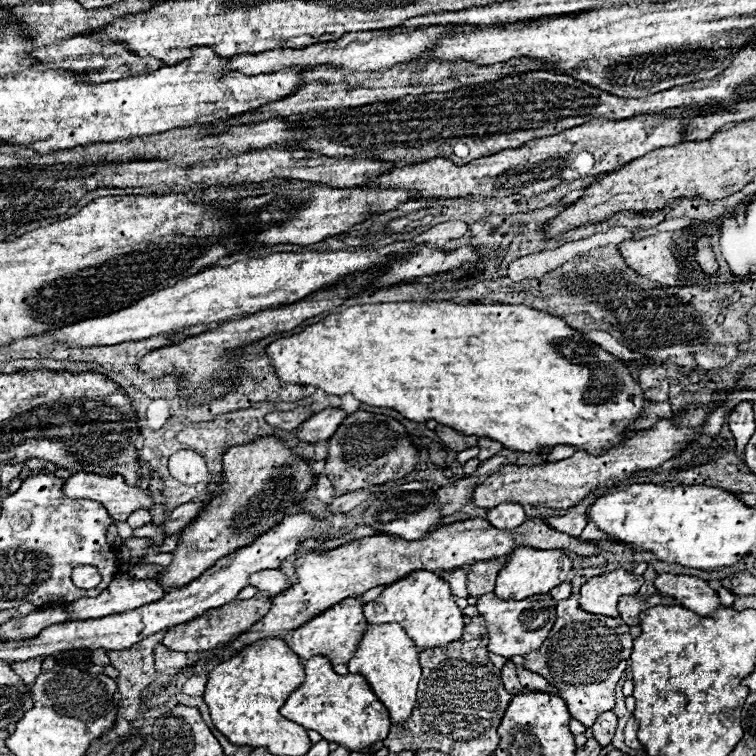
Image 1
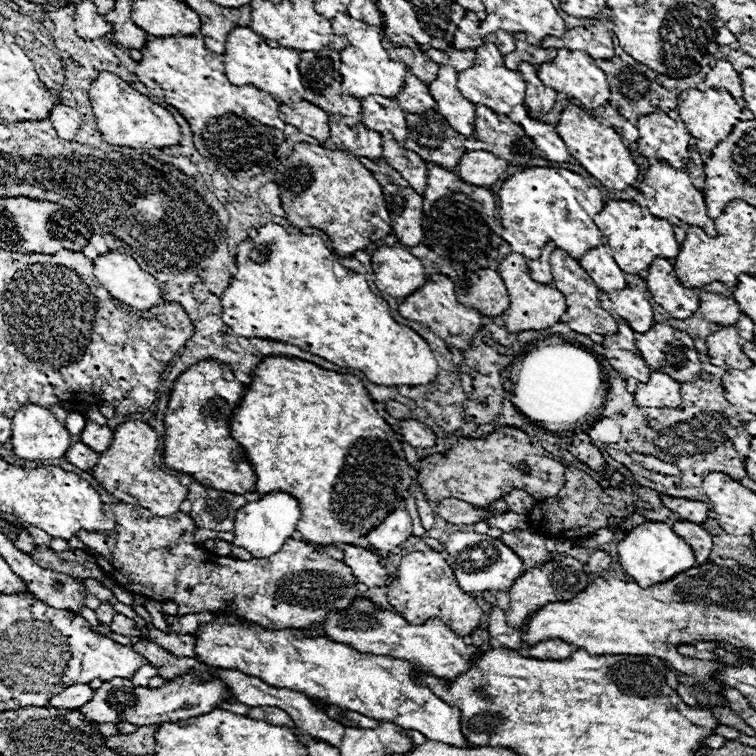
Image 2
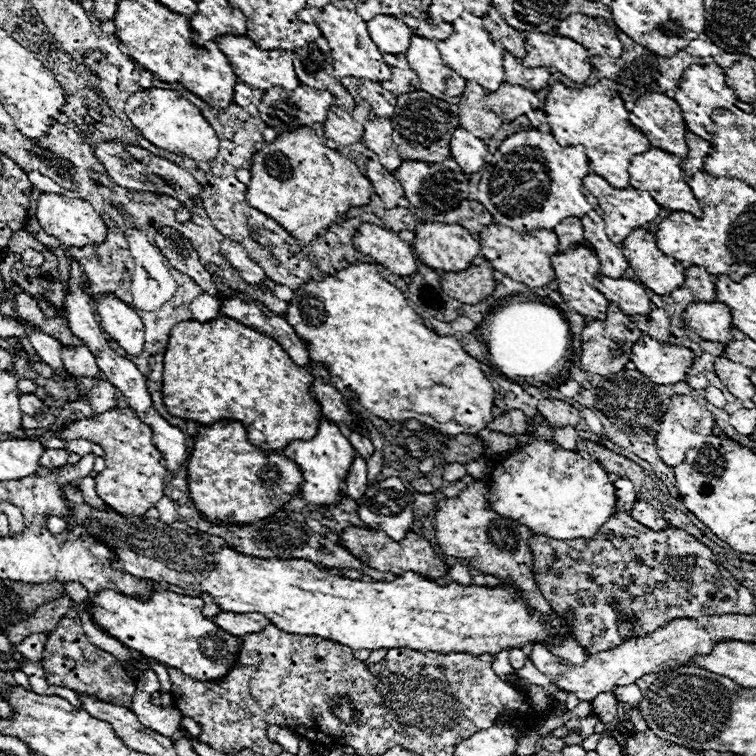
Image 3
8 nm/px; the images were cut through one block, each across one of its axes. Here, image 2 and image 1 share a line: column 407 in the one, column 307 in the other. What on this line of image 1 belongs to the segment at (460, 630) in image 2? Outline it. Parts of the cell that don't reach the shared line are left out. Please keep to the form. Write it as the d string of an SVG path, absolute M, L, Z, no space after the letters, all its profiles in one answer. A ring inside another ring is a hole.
M542 516L526 520L520 528L514 530L498 530L492 524L488 524L486 518L470 518L464 522L454 522L448 526L440 526L432 534L428 534L424 540L418 542L406 542L394 536L370 536L362 538L344 546L338 546L334 550L328 550L324 554L306 554L296 560L296 584L288 588L282 594L276 594L272 598L270 612L258 620L250 630L240 634L236 640L228 642L226 648L230 654L236 654L244 646L268 638L268 636L282 636L284 632L298 628L300 624L308 622L316 612L324 612L324 608L332 608L332 604L348 598L348 596L360 596L370 588L392 584L416 570L428 570L428 572L452 572L454 568L464 568L474 564L476 560L492 560L506 556L510 550L518 546L528 548L540 548L540 550L570 550L578 556L590 558L598 554L598 546L590 540L572 538L564 532L556 532Z

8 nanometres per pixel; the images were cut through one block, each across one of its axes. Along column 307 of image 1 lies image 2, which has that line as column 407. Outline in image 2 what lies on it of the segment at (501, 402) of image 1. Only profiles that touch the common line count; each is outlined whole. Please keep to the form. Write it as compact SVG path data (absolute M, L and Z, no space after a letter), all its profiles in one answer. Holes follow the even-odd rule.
M268 222L258 228L256 238L246 238L236 250L236 274L222 294L222 320L238 336L264 338L294 344L340 368L354 368L378 386L428 384L436 378L436 360L426 340L398 324L390 316L386 300L376 296L366 278L344 268L316 234L288 234L282 226Z

